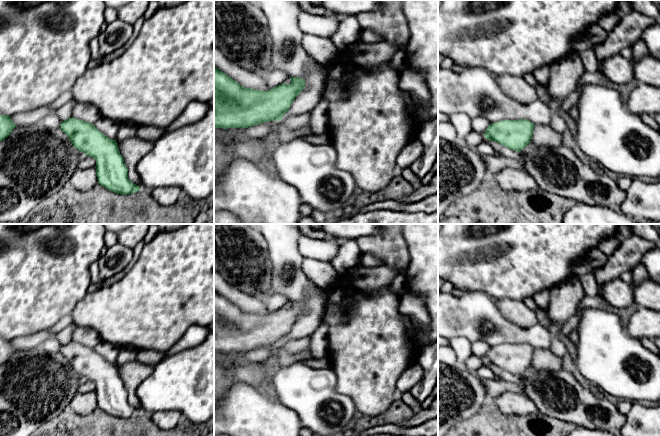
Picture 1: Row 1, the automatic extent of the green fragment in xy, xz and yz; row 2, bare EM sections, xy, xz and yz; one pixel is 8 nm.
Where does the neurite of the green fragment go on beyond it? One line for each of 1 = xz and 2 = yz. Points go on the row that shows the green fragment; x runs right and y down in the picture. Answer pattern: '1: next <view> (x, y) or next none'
1: next none
2: next none

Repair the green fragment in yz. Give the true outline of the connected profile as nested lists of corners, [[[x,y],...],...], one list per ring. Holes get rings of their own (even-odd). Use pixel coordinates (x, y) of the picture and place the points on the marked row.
[[[526,119],[503,120],[490,124],[484,136],[490,141],[520,152],[531,143],[534,127],[535,125]]]

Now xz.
[[[214,65],[214,128],[249,128],[267,121],[280,121],[305,88],[304,79],[290,79],[289,85],[282,83],[268,91],[261,91],[241,86]]]

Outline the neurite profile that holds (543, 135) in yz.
[[[535,125],[531,143],[535,146],[554,148],[562,145],[563,136],[550,125]]]

